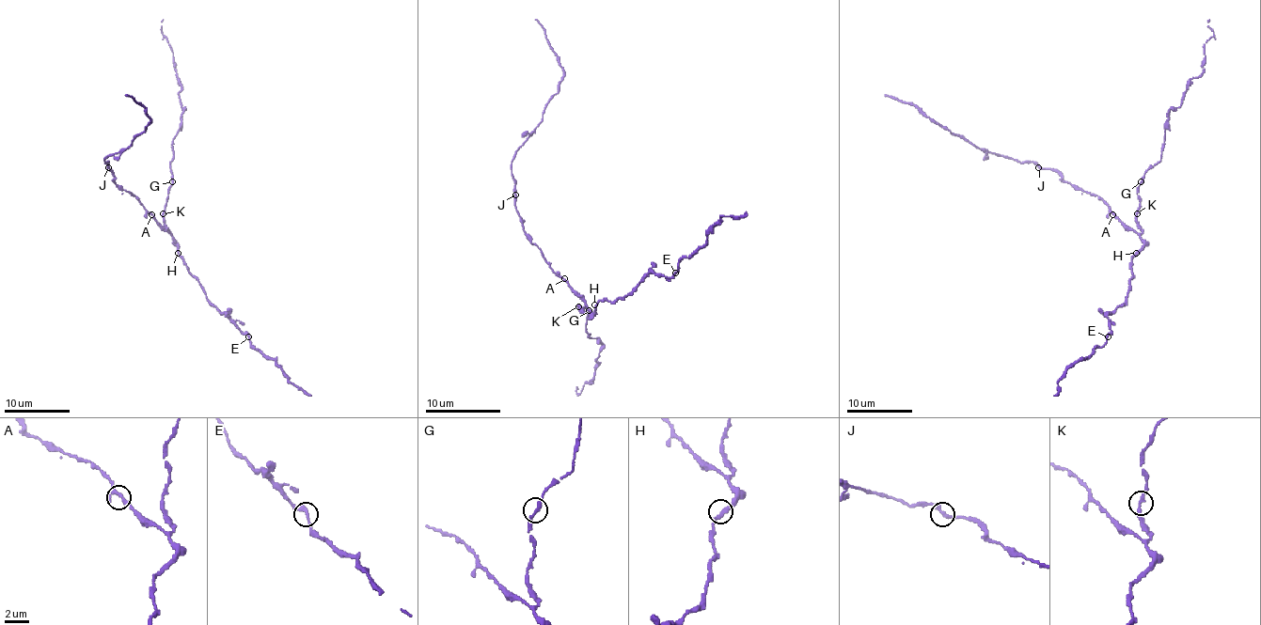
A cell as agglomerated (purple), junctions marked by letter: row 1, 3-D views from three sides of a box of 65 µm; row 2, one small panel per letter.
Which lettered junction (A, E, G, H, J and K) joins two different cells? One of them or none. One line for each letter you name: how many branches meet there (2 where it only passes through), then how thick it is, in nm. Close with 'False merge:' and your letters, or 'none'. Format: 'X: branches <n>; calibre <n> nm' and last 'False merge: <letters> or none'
False merge: none

